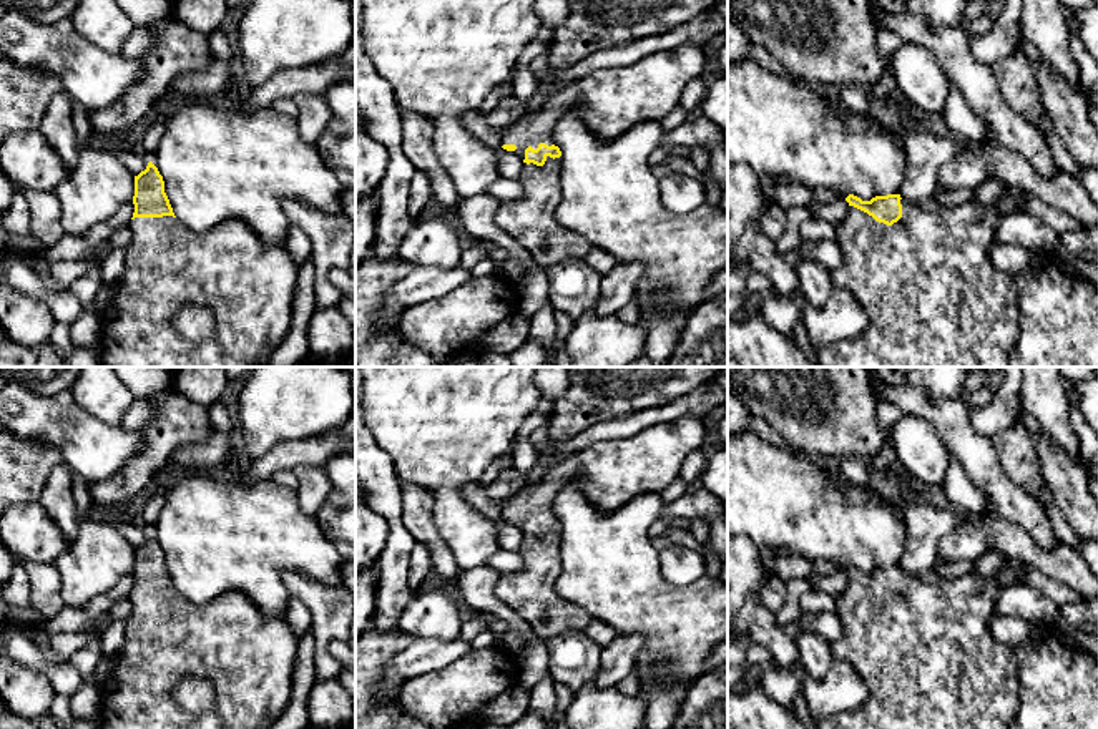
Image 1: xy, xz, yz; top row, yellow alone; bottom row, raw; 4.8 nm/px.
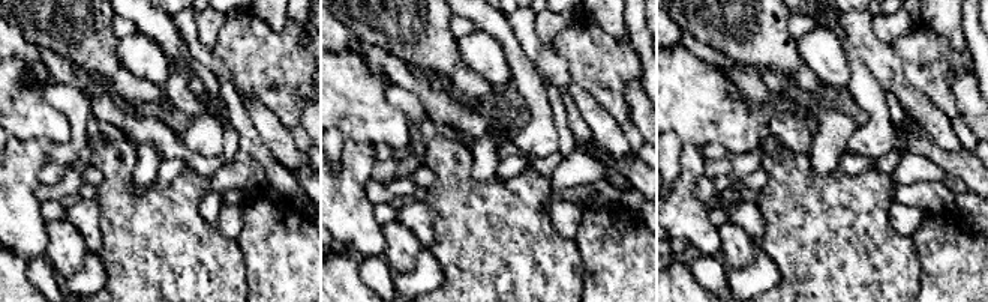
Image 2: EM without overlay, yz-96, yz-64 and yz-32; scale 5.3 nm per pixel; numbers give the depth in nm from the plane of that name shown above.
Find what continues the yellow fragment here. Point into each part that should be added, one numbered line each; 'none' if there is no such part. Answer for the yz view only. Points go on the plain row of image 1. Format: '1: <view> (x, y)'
1: yz (927, 655)

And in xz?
1: xz (610, 474)

